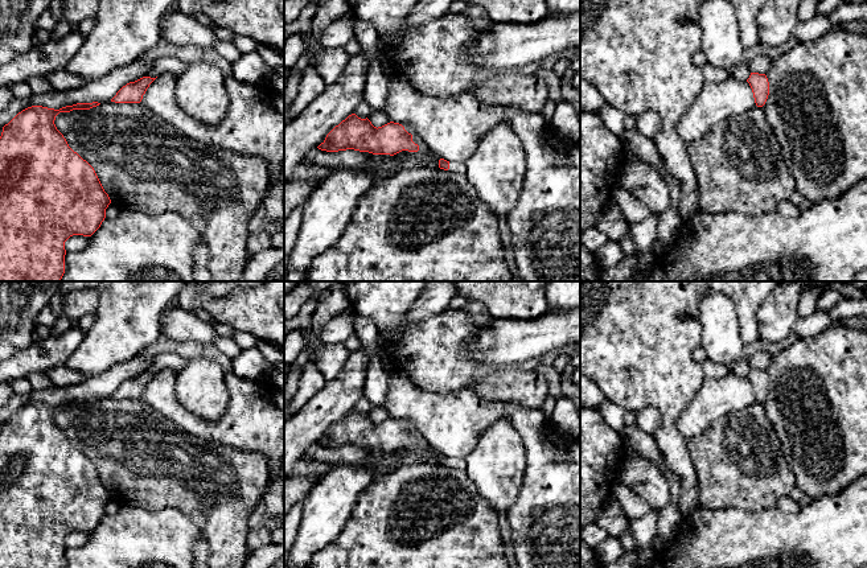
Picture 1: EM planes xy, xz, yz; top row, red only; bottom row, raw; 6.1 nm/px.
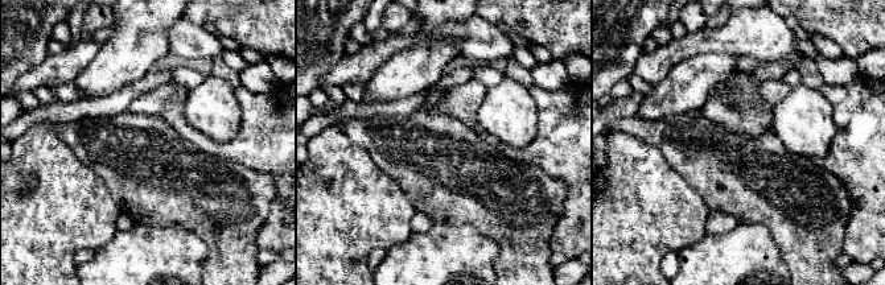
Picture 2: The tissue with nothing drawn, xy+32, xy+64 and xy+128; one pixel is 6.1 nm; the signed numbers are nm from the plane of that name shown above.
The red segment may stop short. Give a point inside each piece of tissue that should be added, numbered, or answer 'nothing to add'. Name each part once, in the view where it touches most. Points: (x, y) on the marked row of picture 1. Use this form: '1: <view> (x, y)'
1: xz (453, 167)

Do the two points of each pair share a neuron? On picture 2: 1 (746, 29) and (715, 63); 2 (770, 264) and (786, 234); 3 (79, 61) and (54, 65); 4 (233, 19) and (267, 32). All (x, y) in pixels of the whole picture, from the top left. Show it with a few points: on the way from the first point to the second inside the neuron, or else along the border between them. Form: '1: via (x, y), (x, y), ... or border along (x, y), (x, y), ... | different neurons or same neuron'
1: border along (695, 54), (733, 53), (740, 57) | different neurons
2: border along (760, 223), (770, 232), (789, 271) | different neurons
3: via (73, 61), (68, 65), (61, 65) | same neuron
4: via (241, 19), (259, 24) | same neuron

